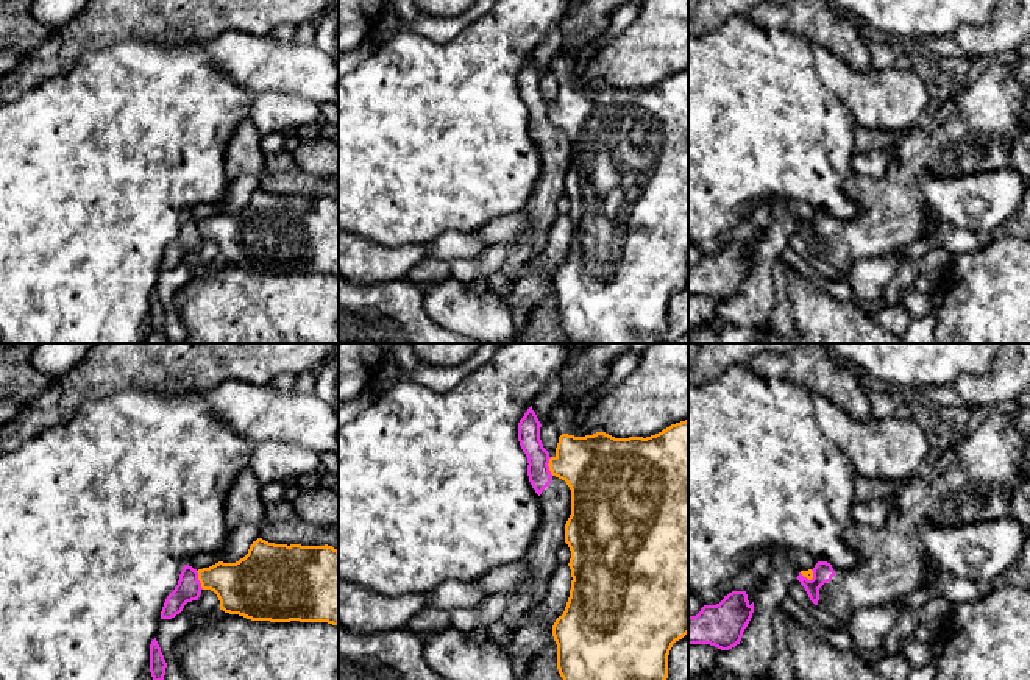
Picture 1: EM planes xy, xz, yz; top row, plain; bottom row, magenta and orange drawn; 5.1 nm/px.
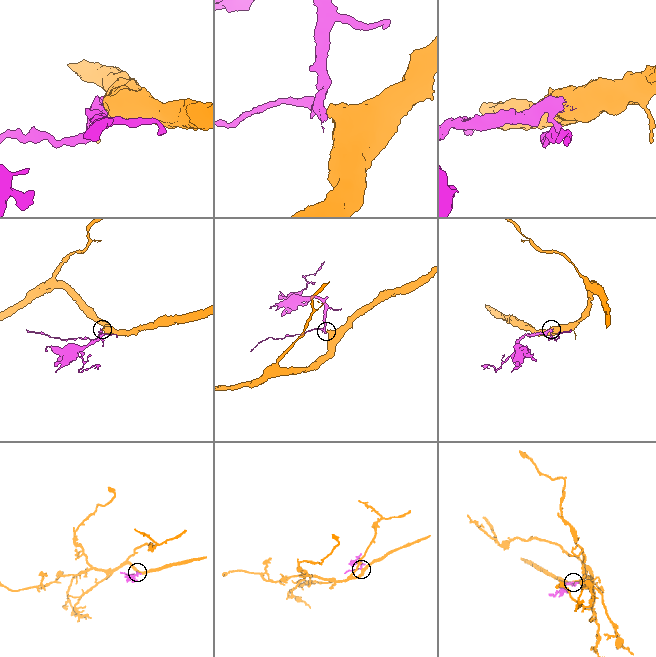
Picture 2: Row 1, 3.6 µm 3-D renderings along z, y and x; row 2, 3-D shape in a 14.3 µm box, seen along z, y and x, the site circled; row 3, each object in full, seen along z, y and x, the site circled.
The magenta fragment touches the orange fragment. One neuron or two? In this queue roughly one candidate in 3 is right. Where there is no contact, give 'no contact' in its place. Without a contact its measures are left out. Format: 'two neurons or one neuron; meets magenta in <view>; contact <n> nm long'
two neurons; meets magenta in xy; contact 100 nm long

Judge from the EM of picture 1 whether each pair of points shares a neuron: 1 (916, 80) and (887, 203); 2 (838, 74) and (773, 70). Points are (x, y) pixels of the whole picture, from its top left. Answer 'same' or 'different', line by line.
1: different
2: different

